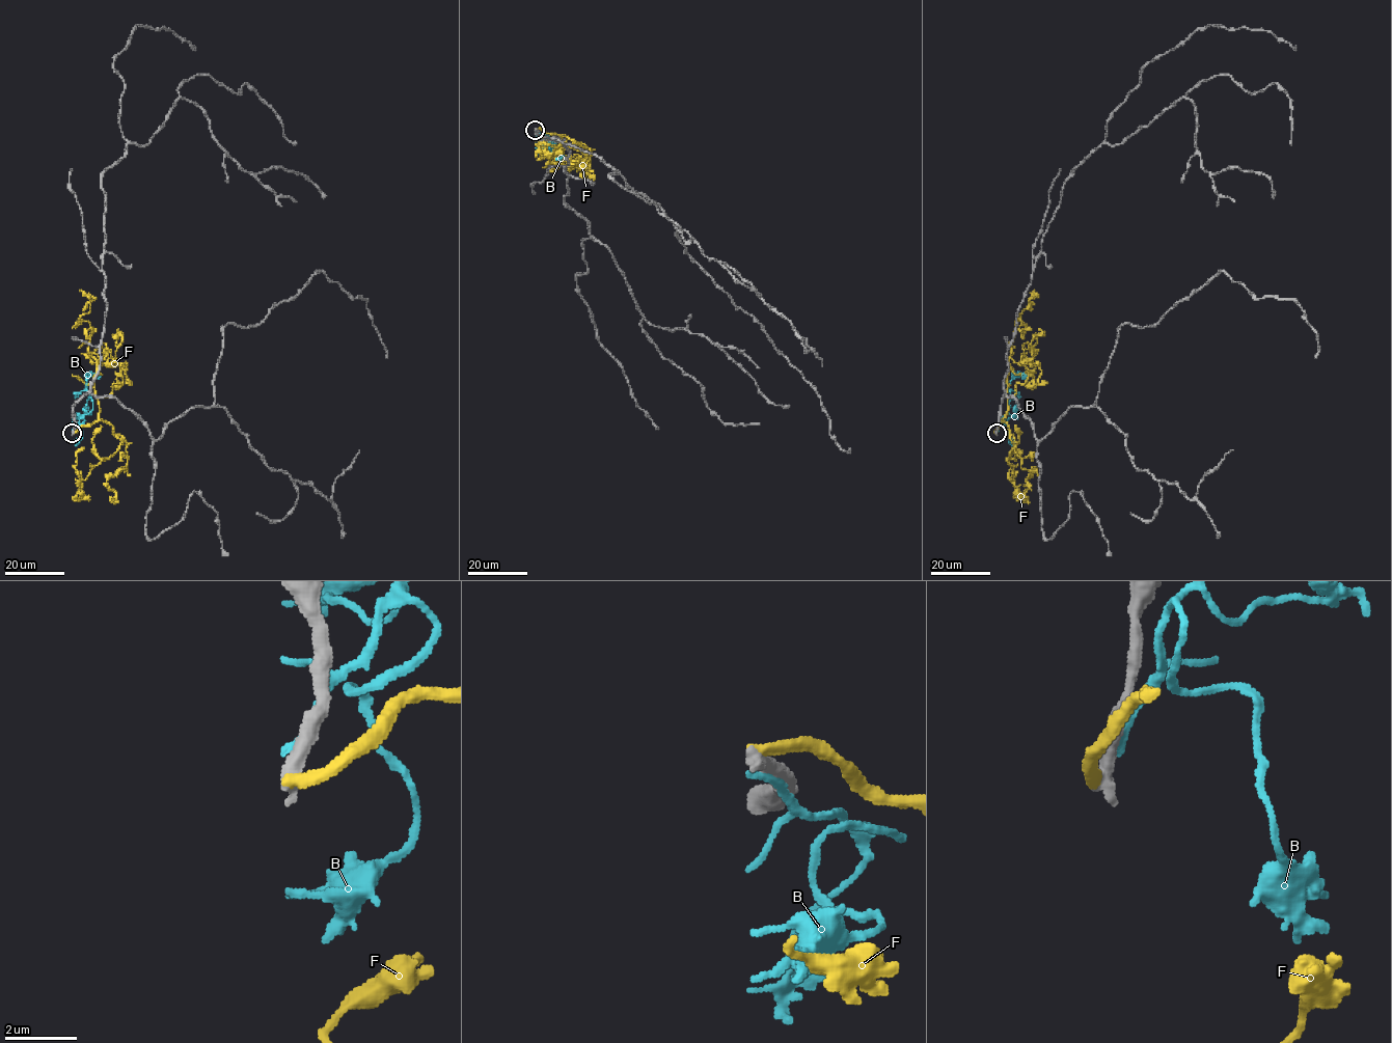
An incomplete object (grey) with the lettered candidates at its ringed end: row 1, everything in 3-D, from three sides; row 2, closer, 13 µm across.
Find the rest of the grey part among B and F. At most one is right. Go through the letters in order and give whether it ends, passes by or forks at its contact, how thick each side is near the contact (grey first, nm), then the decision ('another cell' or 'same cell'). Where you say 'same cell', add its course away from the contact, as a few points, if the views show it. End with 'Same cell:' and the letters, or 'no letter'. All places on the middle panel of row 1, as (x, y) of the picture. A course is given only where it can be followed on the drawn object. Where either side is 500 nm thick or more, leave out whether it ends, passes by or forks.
B: it ends; calibres 400 and 280 nm; another cell
F: it ends; calibres 480 and 340 nm; another cell
Same cell: no letter

